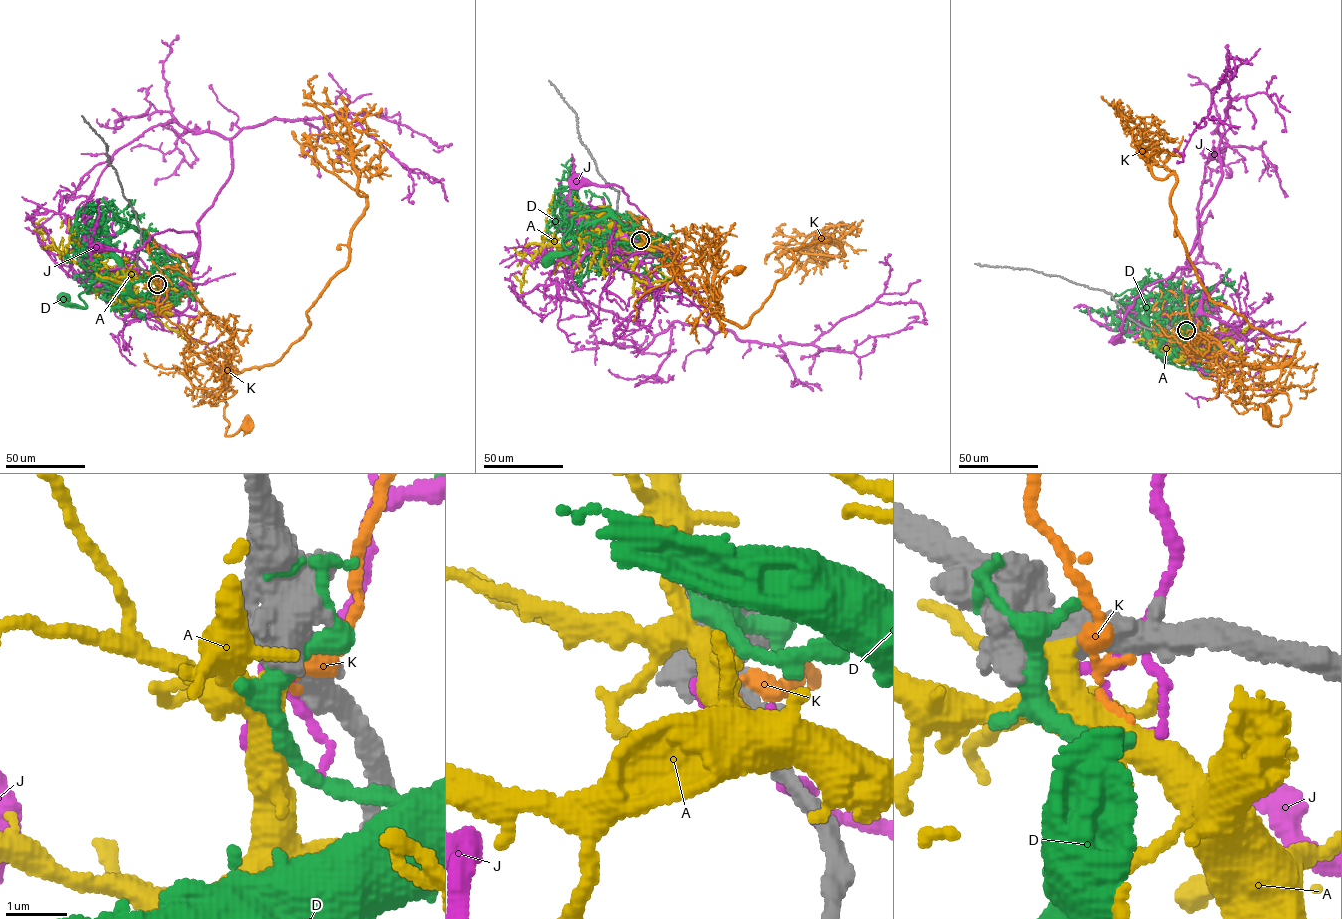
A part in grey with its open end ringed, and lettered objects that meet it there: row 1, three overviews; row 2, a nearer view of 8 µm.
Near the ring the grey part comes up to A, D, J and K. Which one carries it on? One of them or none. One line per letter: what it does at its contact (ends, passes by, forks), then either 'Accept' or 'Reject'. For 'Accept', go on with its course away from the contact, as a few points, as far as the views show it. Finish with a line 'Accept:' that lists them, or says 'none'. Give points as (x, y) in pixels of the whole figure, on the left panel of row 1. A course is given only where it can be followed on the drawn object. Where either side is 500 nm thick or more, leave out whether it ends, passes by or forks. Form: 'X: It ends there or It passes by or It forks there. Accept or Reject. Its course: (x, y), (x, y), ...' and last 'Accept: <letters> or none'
A: Reject
D: Reject
J: It forks there. Reject
K: It passes by. Reject
Accept: none

